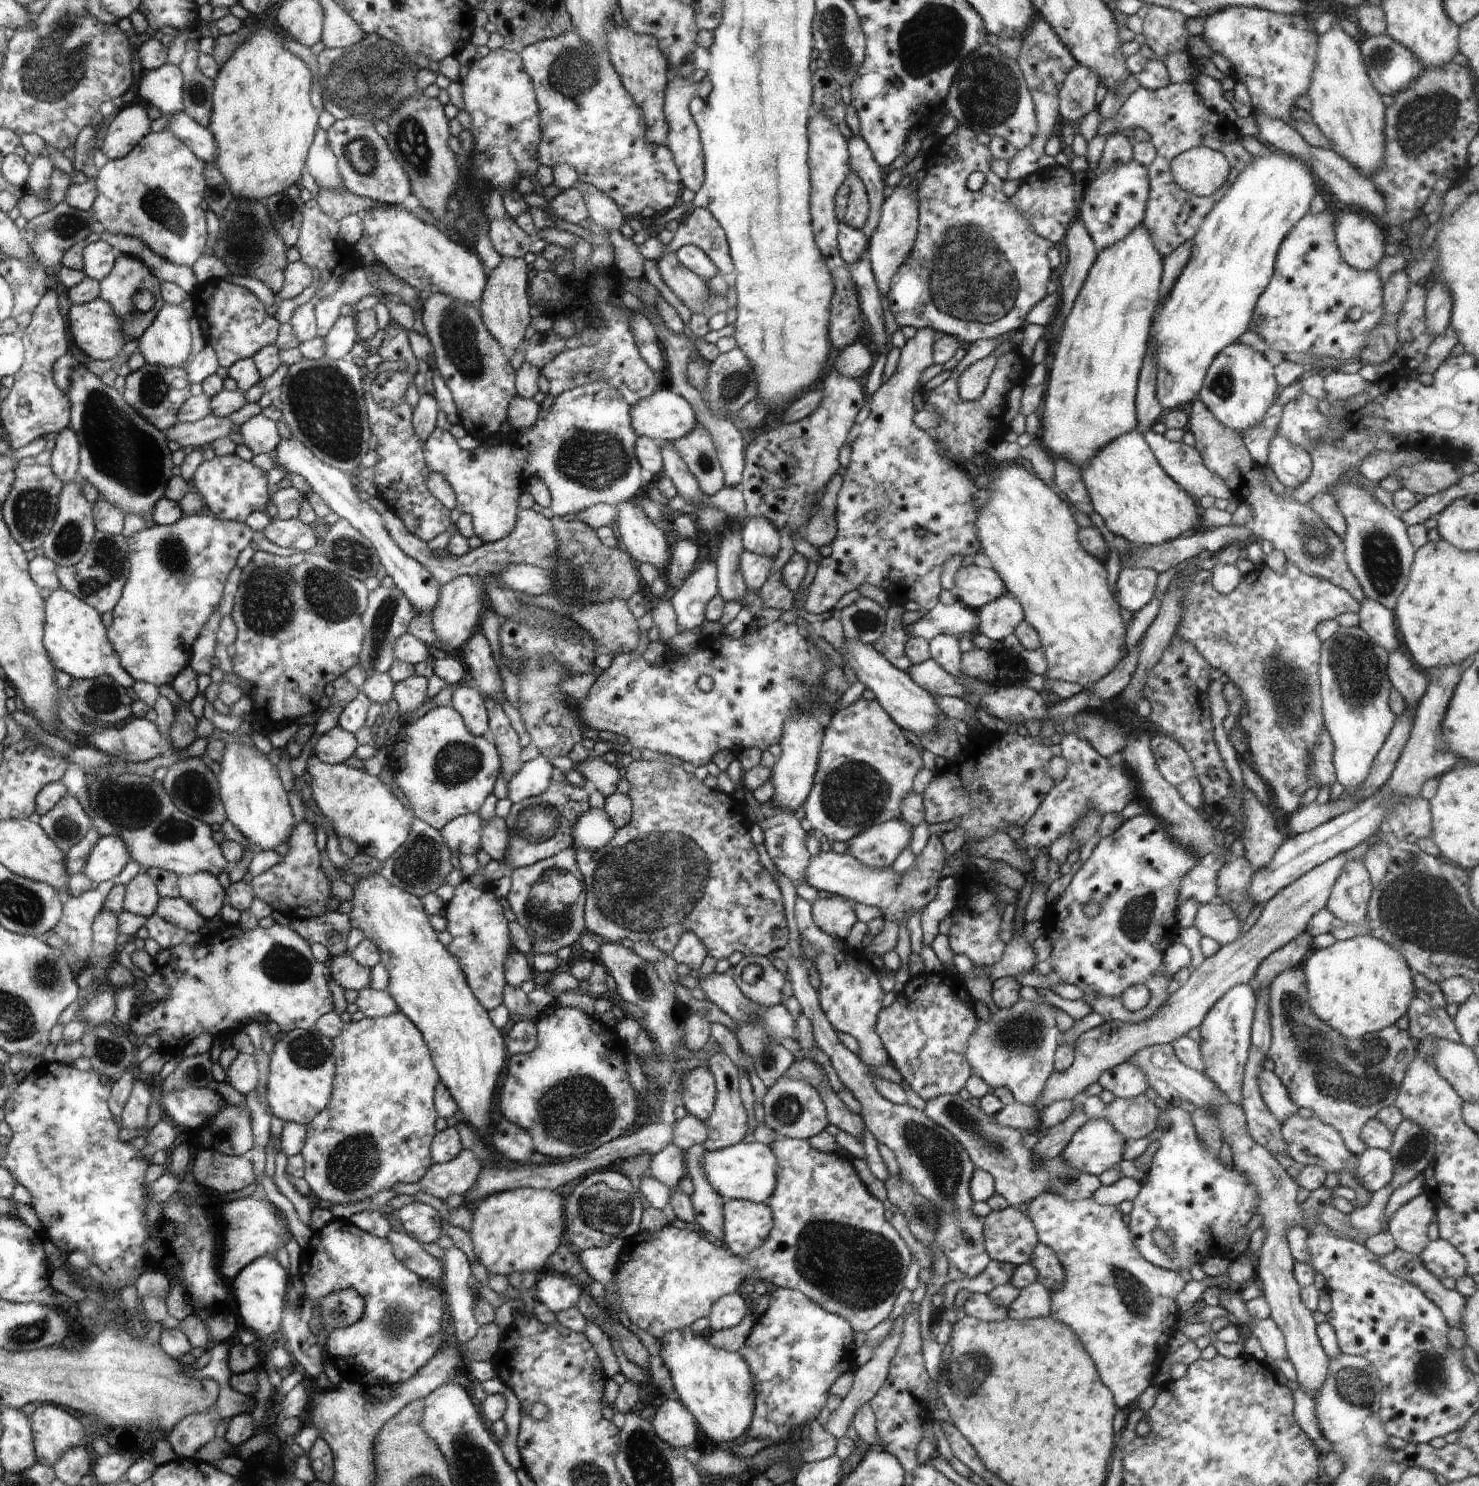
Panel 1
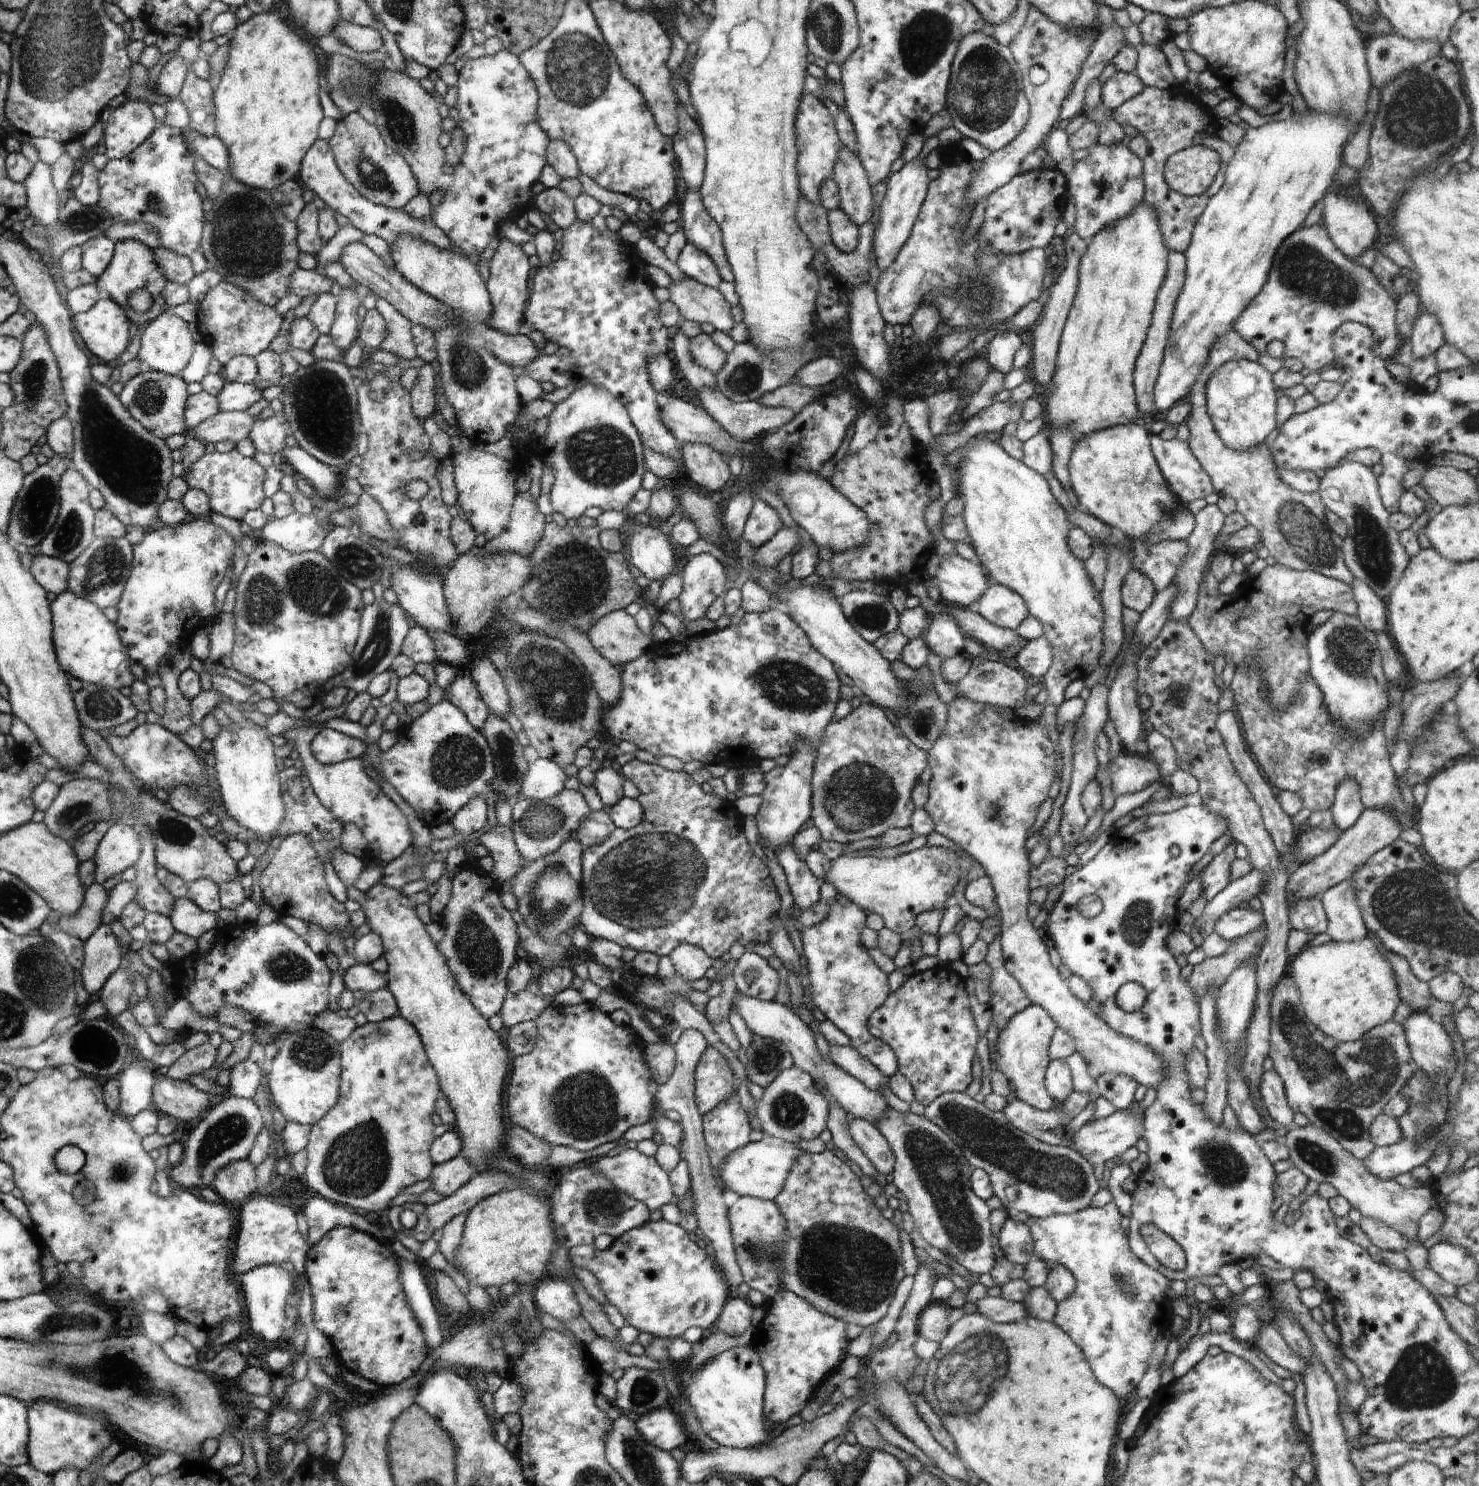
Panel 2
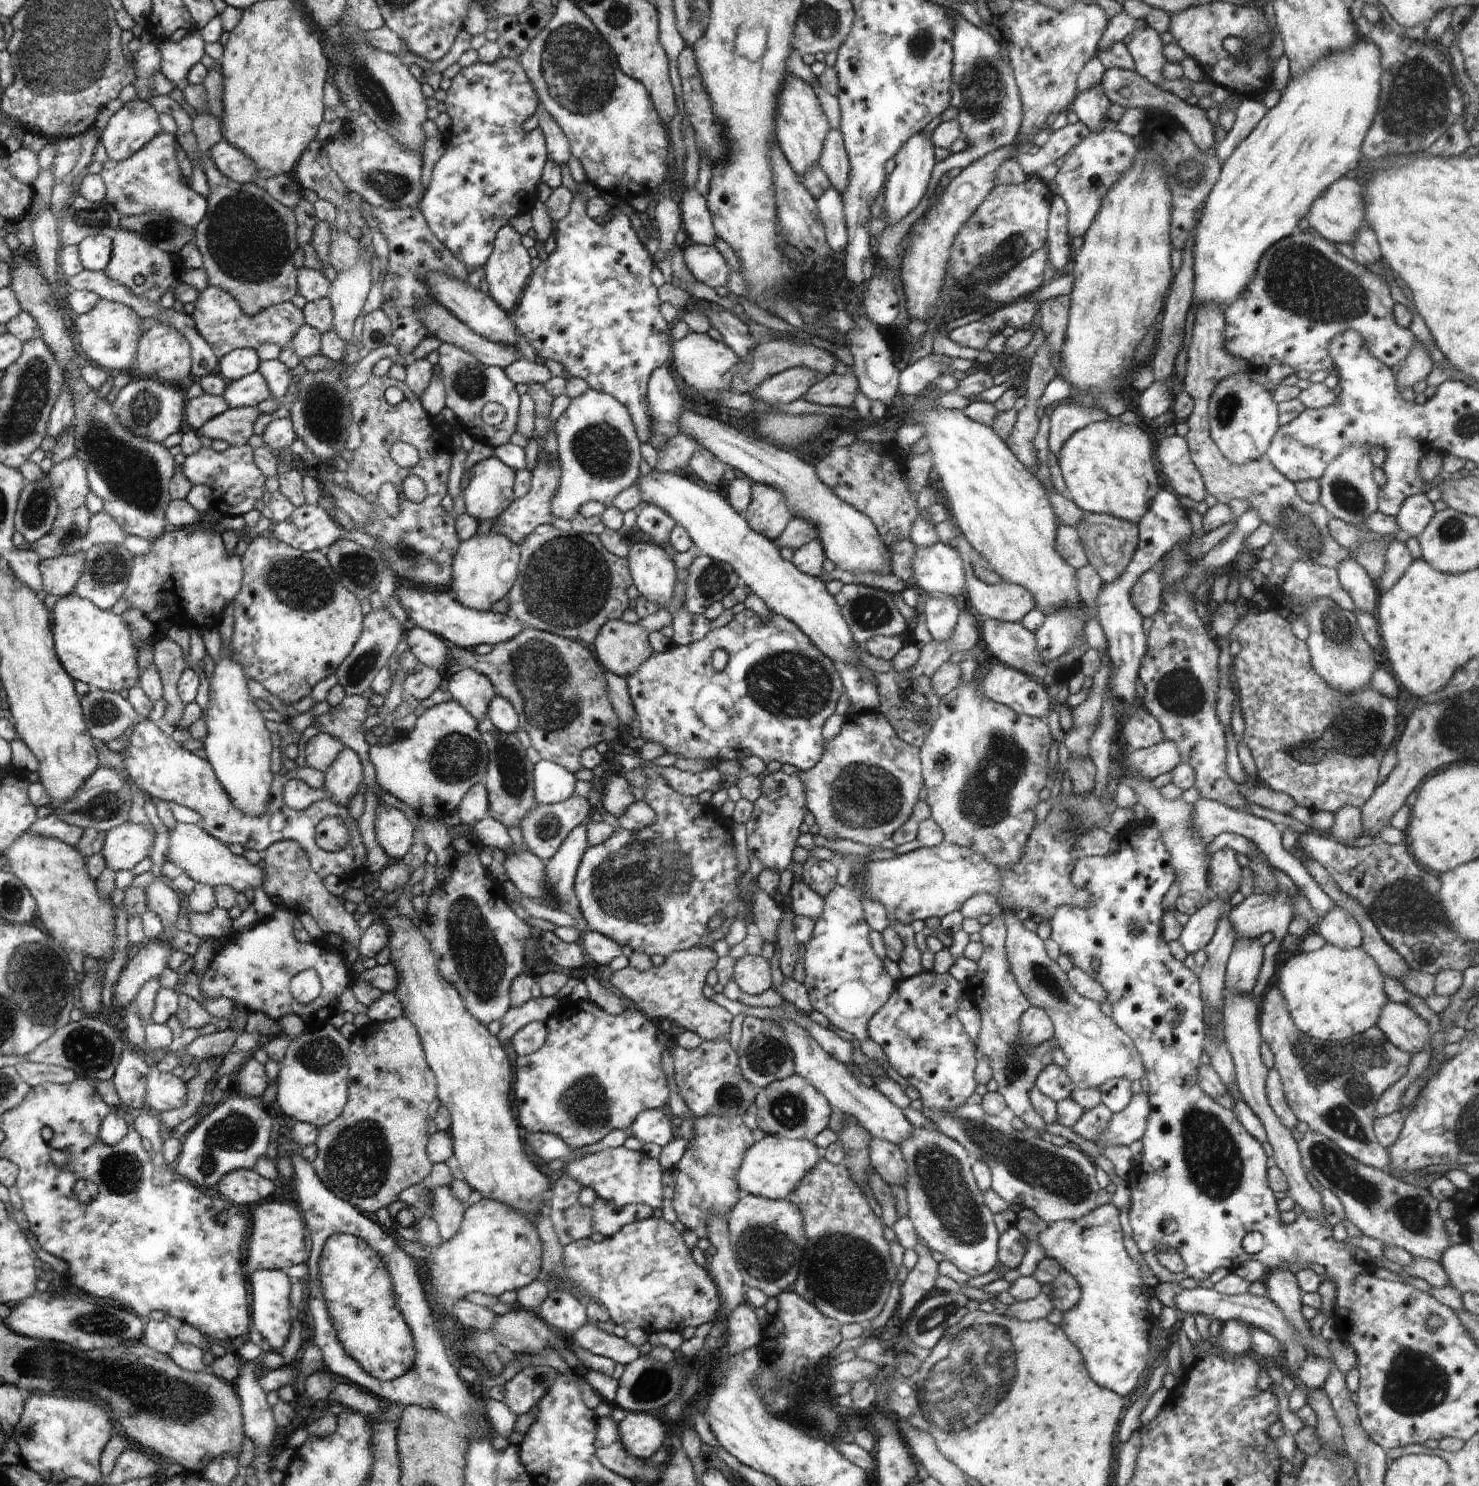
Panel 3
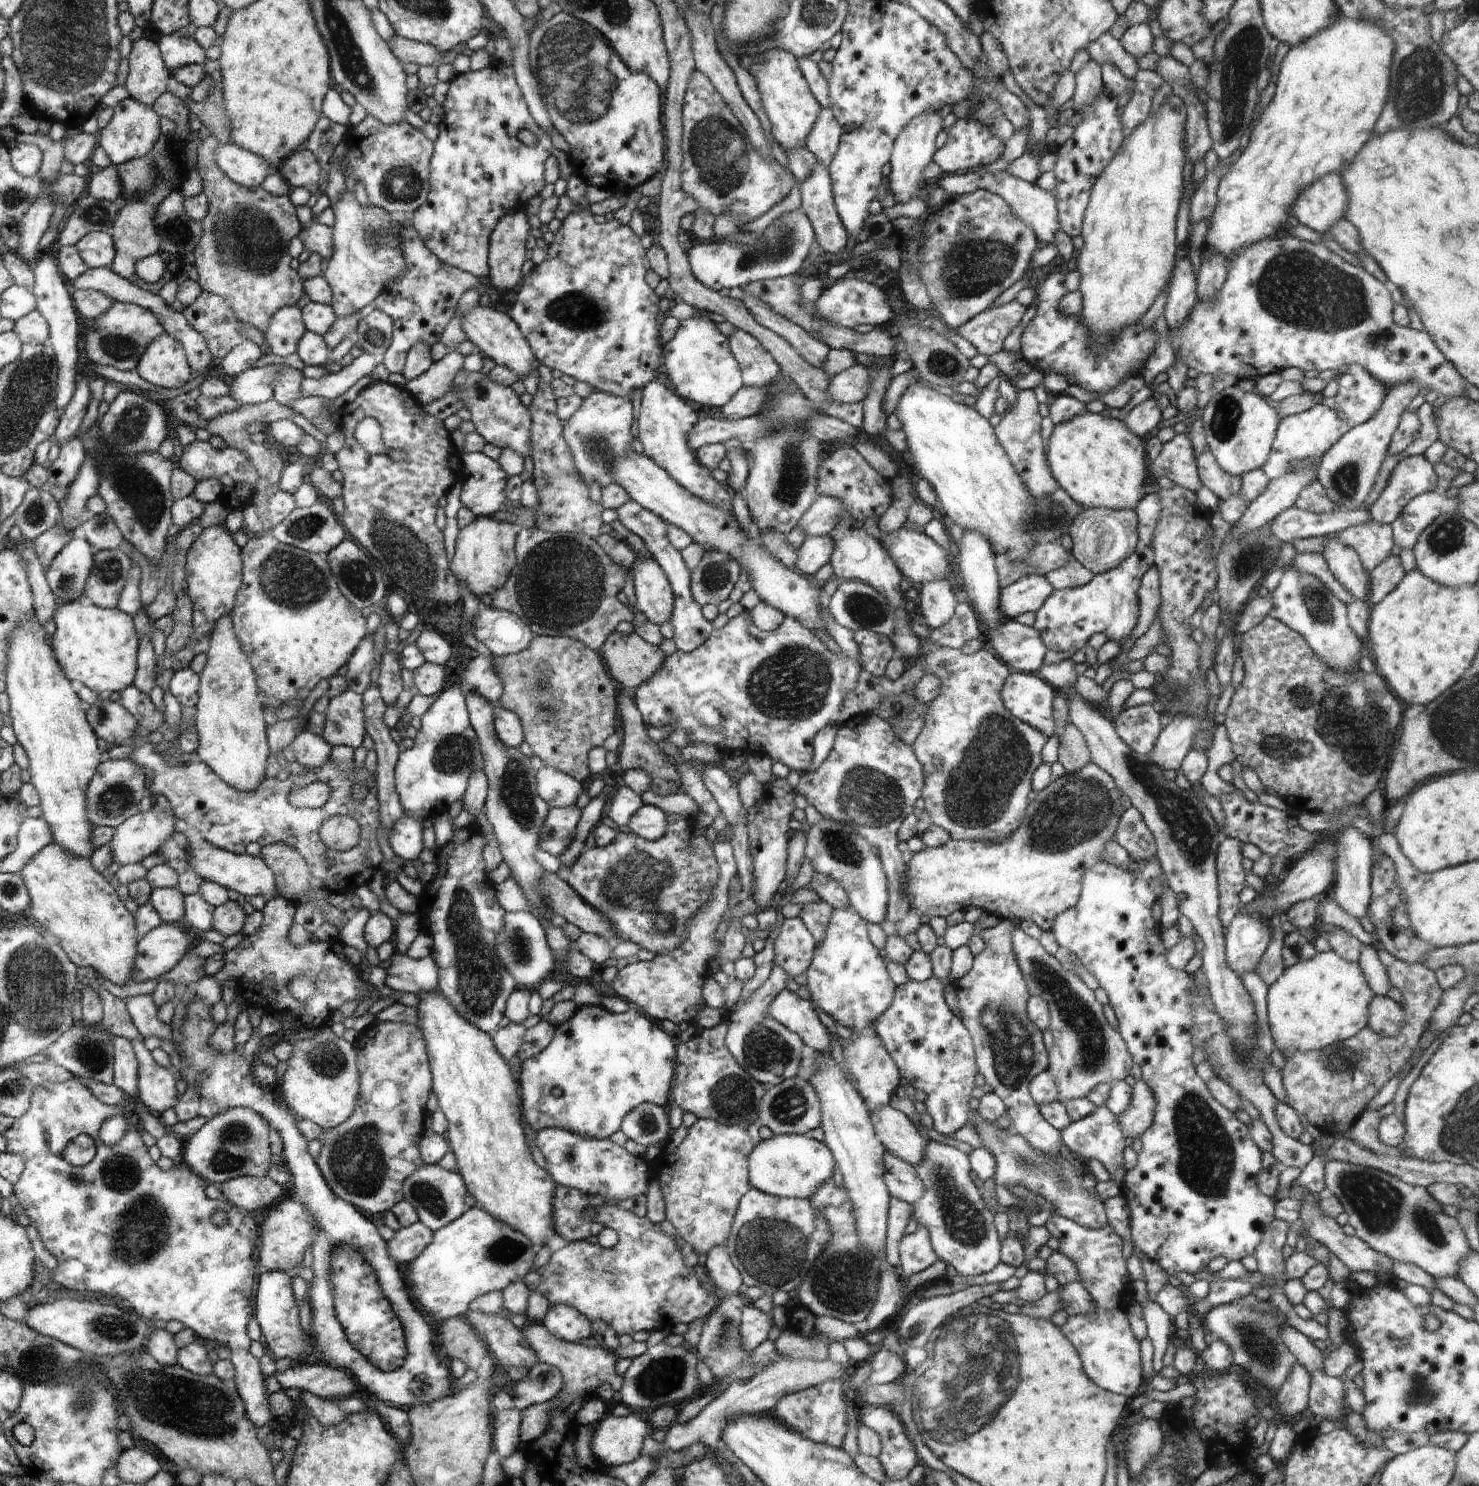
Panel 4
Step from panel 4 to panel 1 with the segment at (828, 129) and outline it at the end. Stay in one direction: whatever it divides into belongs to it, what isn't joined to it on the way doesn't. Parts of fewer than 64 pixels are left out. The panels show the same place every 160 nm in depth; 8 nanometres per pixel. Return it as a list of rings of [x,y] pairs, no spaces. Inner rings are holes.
[[[852,170],[849,172],[844,184],[851,188],[851,193],[849,194],[847,209],[842,222],[853,229],[861,229],[865,225],[870,212],[867,190],[859,176]]]

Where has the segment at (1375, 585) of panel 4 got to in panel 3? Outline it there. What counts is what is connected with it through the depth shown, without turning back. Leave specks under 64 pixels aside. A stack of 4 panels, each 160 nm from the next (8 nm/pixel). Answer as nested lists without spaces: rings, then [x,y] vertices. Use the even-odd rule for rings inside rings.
[[[1397,540],[1390,541],[1385,556],[1385,571],[1378,582],[1378,592],[1384,594],[1390,587],[1406,572],[1406,569],[1414,562],[1412,553],[1405,542]]]

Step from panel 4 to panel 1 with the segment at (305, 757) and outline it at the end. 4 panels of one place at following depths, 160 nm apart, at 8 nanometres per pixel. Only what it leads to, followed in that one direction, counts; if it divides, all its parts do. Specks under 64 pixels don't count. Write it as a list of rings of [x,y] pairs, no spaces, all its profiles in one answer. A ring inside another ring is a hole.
[[[340,726],[334,727],[320,737],[318,743],[314,746],[314,756],[331,765],[346,762],[358,746],[359,742],[356,742],[356,739],[355,734],[350,734],[347,729]]]

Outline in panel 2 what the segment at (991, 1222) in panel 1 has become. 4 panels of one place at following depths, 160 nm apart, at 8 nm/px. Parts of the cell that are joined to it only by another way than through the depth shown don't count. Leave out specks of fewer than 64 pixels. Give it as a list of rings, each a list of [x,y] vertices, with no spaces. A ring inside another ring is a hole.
[[[1012,1214],[1004,1221],[997,1237],[1004,1258],[1010,1262],[1025,1265],[1034,1256],[1034,1243],[1029,1226],[1012,1219]]]

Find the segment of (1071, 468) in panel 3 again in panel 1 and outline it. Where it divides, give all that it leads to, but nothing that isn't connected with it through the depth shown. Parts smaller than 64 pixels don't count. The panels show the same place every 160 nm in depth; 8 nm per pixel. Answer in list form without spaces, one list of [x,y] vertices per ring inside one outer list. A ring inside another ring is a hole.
[[[1132,431],[1119,436],[1101,449],[1090,463],[1080,468],[1092,506],[1103,518],[1105,527],[1113,536],[1124,537],[1132,546],[1161,545],[1201,527],[1201,507],[1164,472],[1143,434]]]

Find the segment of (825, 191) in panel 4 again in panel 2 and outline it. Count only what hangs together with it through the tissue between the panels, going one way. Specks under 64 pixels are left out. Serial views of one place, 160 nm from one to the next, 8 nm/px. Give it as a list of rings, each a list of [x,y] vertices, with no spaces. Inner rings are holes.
[[[840,208],[827,211],[827,217],[830,238],[836,251],[851,253],[859,243],[859,228]]]

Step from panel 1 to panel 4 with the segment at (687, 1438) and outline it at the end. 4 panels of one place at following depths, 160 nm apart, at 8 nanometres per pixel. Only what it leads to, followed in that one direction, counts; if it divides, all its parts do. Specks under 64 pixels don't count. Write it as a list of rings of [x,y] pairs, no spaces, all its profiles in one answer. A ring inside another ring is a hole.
[[[634,1413],[624,1418],[605,1415],[594,1430],[592,1450],[606,1469],[613,1470],[615,1466],[632,1463],[640,1456],[646,1436],[648,1424]]]

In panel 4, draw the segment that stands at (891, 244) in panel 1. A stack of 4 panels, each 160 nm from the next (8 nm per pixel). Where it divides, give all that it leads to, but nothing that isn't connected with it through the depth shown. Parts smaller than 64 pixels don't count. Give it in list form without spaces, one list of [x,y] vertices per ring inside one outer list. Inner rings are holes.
[[[938,111],[915,116],[895,138],[889,158],[891,173],[885,183],[898,203],[903,203],[914,196],[919,196],[927,181],[922,177],[922,171],[933,161],[936,152],[936,136],[943,130],[943,118],[938,116]]]

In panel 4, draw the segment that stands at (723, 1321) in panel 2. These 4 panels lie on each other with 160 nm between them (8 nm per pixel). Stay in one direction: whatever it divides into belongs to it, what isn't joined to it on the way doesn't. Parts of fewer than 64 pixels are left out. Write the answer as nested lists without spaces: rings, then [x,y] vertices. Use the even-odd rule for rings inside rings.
[[[745,1306],[740,1323],[740,1338],[746,1351],[754,1350],[768,1339],[768,1331],[774,1328],[771,1313],[764,1313],[758,1308]]]

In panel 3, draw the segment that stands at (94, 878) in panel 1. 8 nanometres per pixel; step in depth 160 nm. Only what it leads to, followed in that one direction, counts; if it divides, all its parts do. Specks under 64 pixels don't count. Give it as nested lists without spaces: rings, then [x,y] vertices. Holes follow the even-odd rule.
[[[128,820],[107,832],[100,853],[108,868],[115,871],[132,870],[146,858],[150,838],[153,838],[154,844],[154,835],[147,827]]]

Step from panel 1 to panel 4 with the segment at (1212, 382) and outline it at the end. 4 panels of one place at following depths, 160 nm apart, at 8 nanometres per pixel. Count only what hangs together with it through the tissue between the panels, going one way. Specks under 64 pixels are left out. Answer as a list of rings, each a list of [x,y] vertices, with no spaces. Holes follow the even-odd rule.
[[[1238,385],[1216,393],[1201,414],[1208,448],[1216,462],[1231,475],[1246,475],[1264,466],[1273,447],[1279,414],[1258,393],[1242,391]]]

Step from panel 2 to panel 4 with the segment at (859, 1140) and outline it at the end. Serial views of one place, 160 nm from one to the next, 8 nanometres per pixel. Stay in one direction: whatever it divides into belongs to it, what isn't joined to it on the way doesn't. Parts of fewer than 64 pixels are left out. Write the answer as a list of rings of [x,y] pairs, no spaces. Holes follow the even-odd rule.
[[[892,1151],[883,1152],[882,1174],[891,1197],[914,1204],[923,1193],[924,1185],[918,1178],[915,1166],[896,1156]]]

